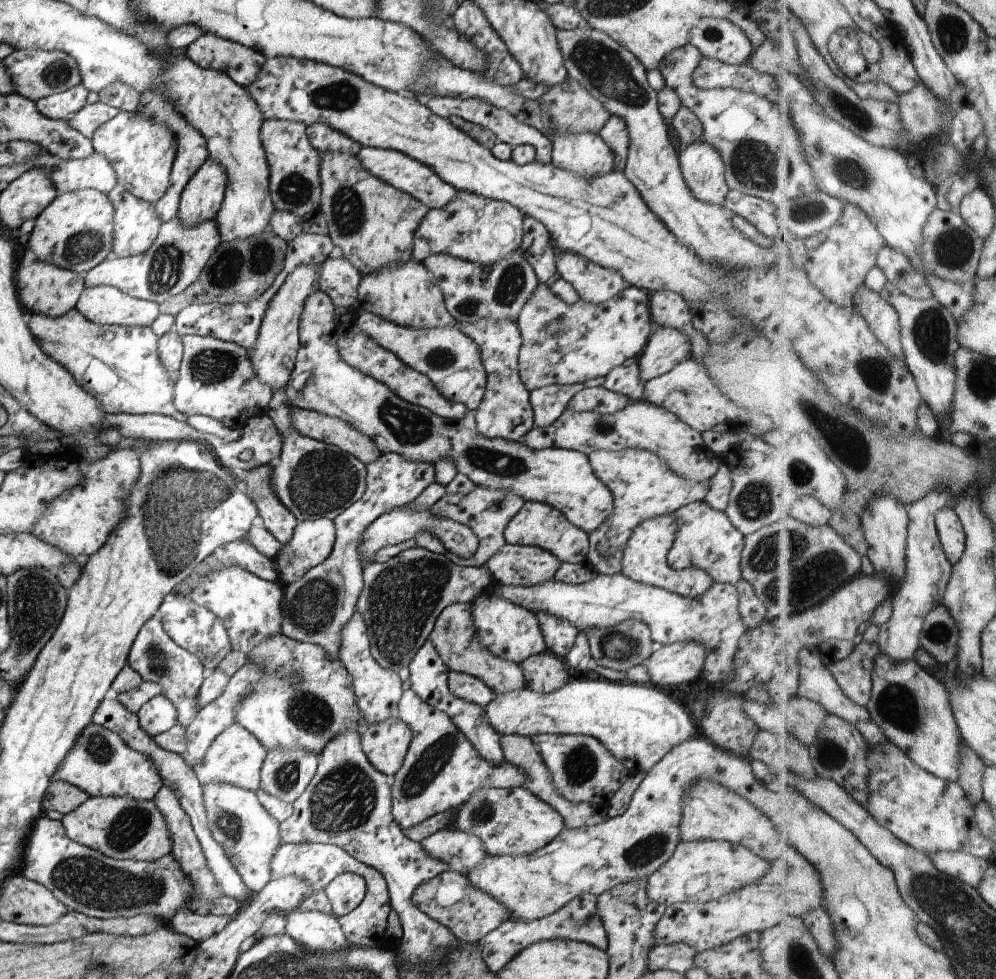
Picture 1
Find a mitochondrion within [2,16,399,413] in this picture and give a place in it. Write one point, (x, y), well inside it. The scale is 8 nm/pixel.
(236, 266)

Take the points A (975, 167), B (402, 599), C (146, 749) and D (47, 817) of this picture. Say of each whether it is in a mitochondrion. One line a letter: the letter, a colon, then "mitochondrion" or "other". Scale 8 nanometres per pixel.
A: other
B: mitochondrion
C: other
D: other

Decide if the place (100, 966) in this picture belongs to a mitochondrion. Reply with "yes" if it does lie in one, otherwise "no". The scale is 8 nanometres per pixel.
no

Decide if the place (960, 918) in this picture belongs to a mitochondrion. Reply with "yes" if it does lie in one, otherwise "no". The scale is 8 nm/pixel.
yes

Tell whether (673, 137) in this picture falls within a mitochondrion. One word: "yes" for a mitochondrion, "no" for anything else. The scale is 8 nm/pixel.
no

